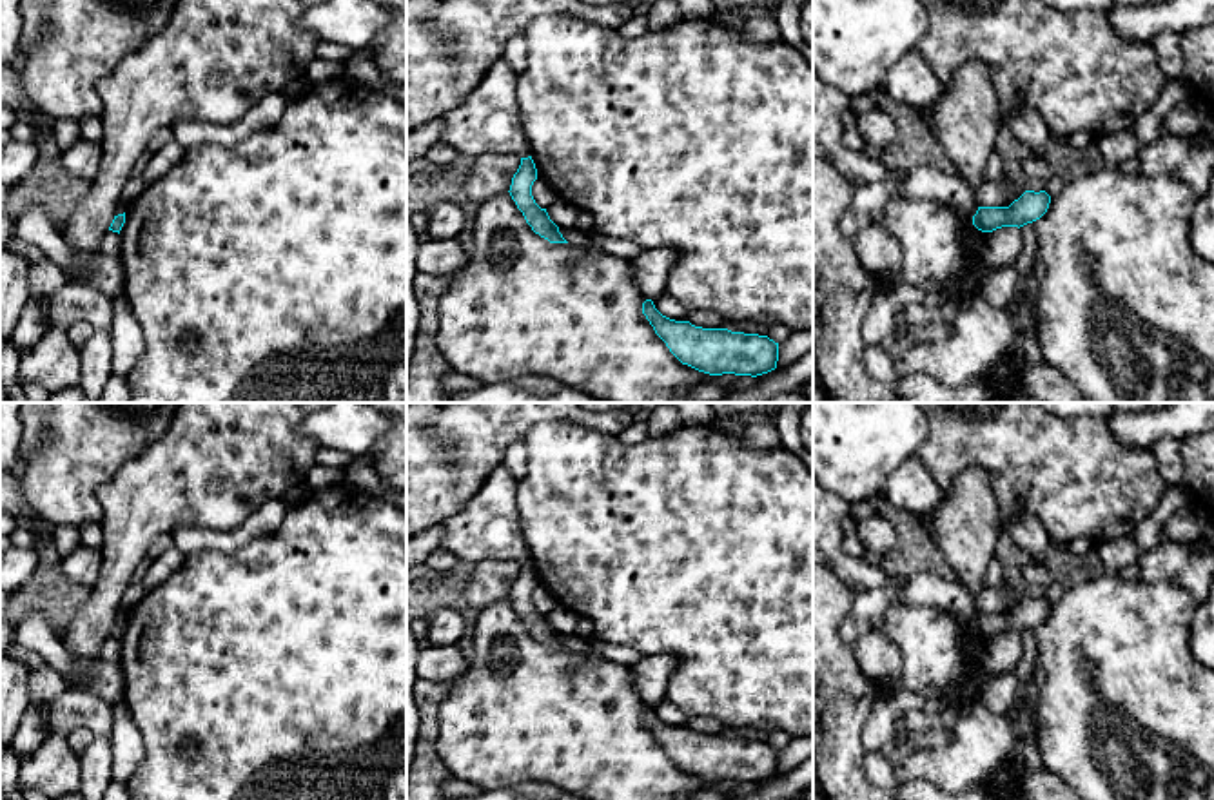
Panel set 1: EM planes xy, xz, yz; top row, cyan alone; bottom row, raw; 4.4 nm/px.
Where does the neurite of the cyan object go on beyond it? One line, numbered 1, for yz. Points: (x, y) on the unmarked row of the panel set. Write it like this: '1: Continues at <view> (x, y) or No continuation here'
1: No continuation here

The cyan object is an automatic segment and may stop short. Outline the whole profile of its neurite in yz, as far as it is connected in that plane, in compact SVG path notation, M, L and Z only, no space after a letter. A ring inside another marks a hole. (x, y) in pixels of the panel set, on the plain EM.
M1025 597L1009 613L978 613L973 631L982 639L993 639L1002 633L1023 633L1040 626L1051 610L1045 597Z

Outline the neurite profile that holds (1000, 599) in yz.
M1002 582L994 588L985 586L978 595L973 597L973 602L978 613L1009 613L1025 597L1027 595L1020 593L1007 582Z

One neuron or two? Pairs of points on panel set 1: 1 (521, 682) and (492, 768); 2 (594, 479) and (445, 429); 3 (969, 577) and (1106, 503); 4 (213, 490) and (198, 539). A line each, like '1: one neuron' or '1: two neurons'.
1: one neuron
2: two neurons
3: two neurons
4: two neurons

